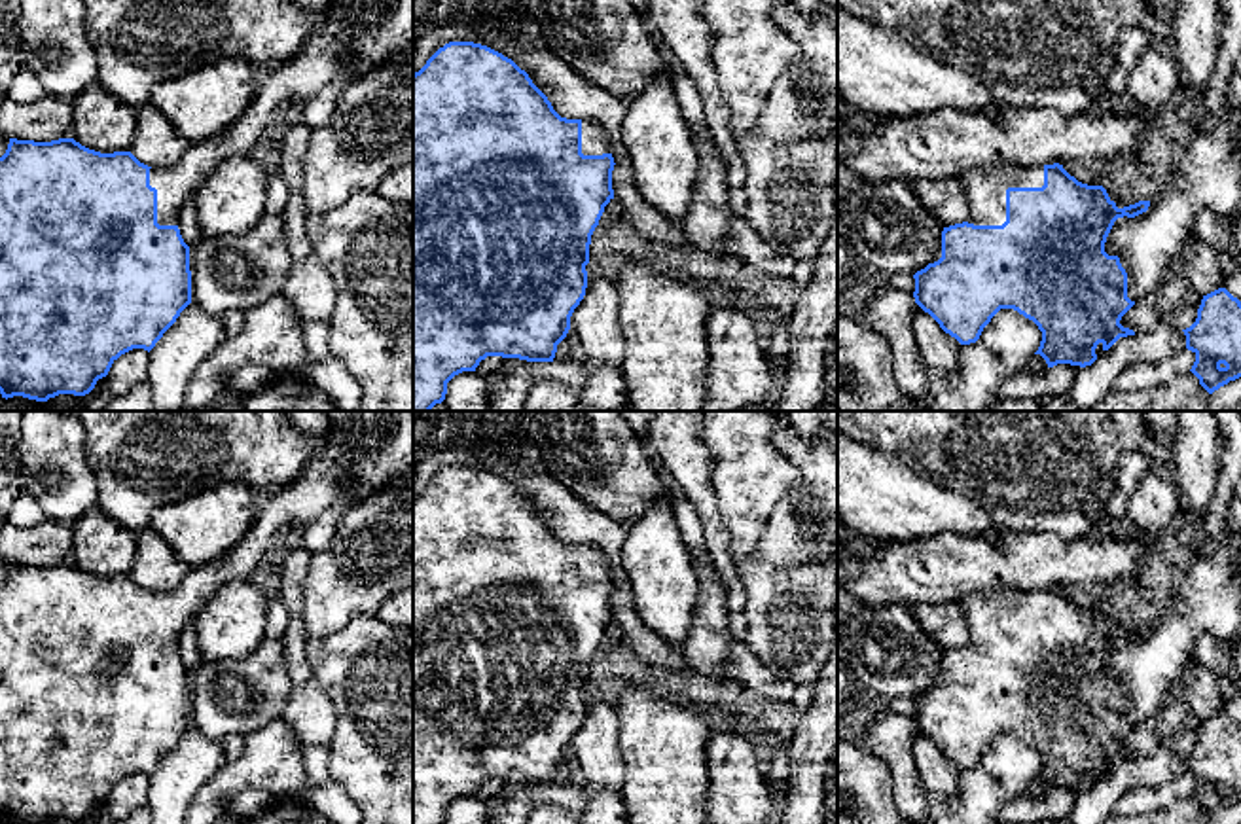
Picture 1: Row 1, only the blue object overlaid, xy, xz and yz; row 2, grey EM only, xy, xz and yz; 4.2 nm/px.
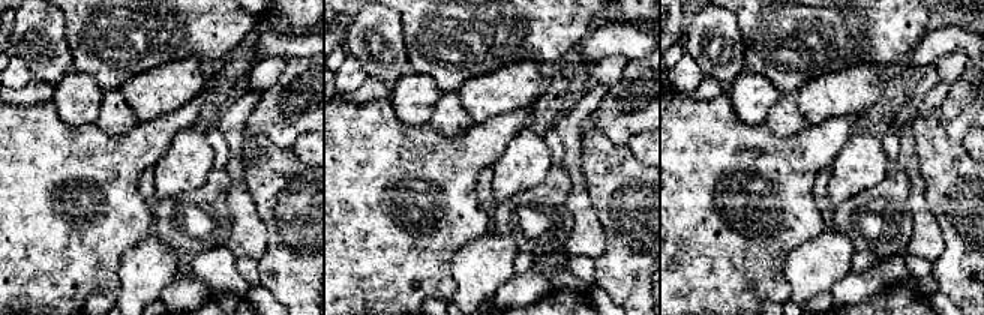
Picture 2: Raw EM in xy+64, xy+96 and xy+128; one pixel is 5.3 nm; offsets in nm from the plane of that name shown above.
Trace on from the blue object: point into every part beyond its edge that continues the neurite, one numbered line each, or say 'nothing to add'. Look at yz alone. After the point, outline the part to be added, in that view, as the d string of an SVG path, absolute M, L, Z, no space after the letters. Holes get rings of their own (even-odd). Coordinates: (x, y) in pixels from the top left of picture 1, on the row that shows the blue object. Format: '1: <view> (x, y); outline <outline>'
1: yz (986, 186); outline M989 165L976 167L961 176L970 199L968 224L1002 225L1006 222L1008 188L1042 188L1044 167Z

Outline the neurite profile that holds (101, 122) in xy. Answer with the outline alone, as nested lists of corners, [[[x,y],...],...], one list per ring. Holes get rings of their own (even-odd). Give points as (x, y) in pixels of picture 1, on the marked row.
[[[93,83],[72,100],[74,140],[100,152],[129,152],[136,131],[136,110],[102,85]]]

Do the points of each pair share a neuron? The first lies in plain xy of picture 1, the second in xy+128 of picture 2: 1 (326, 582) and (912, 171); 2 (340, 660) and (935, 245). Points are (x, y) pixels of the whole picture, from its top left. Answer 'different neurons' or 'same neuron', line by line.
1: different neurons
2: different neurons

